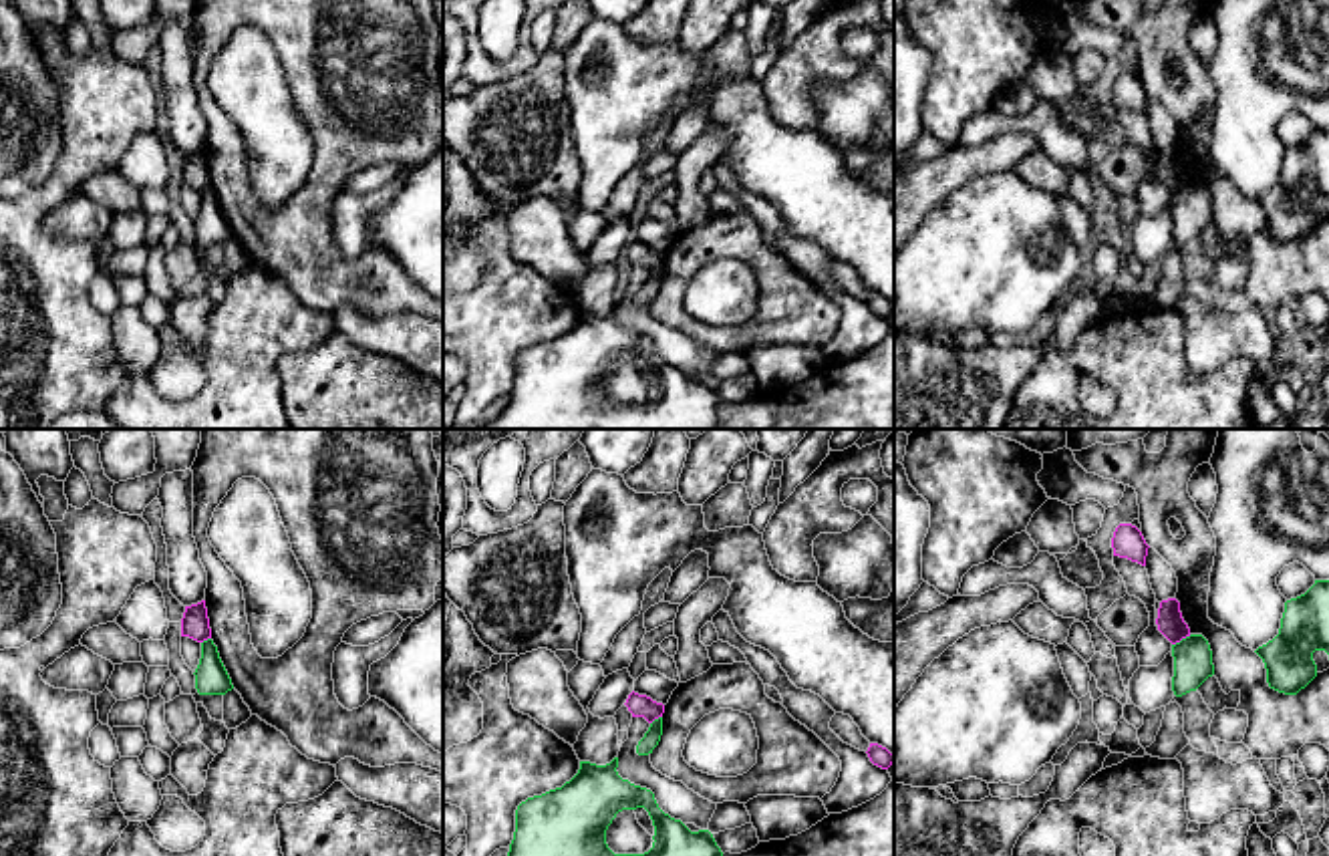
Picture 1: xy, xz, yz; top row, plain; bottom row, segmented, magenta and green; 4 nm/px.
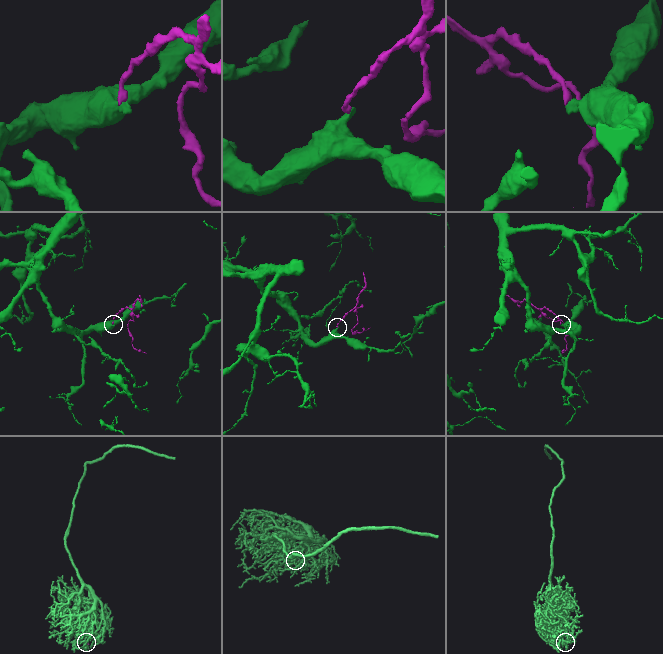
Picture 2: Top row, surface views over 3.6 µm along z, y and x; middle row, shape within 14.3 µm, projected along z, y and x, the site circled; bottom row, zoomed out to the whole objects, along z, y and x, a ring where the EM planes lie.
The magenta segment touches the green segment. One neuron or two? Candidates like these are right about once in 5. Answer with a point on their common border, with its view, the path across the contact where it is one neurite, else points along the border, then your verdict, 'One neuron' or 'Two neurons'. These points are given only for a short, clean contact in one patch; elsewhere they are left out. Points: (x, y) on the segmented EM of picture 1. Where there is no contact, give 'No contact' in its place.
Touches magenta at yz (1180, 639). Boundary: yz (1191, 635), (1172, 645). Two neurons

